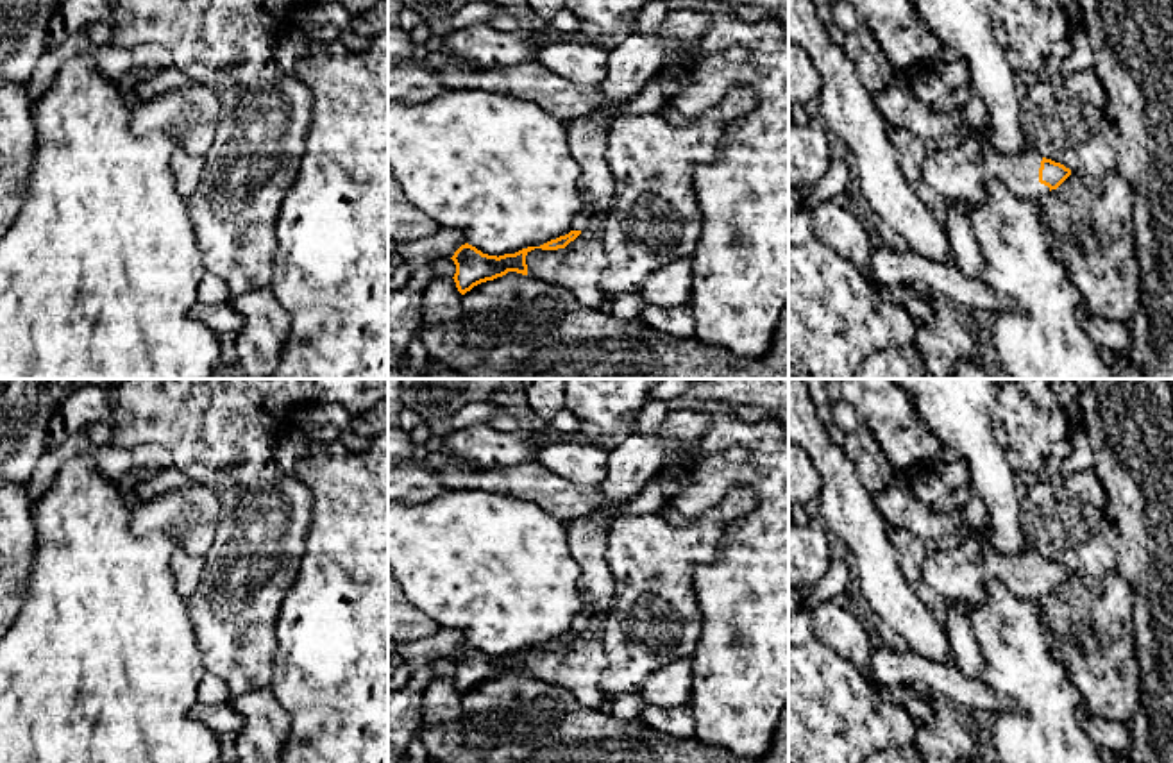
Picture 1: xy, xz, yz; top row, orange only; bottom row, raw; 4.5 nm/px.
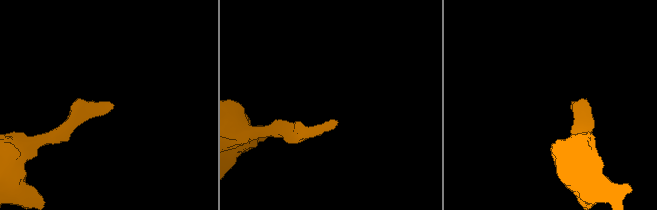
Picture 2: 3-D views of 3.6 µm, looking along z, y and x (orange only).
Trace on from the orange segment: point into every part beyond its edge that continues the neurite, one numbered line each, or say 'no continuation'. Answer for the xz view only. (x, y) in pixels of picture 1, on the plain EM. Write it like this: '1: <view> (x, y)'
1: xz (639, 458)

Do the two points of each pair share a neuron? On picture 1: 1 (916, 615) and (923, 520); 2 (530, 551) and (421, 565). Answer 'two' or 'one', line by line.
1: two
2: one

